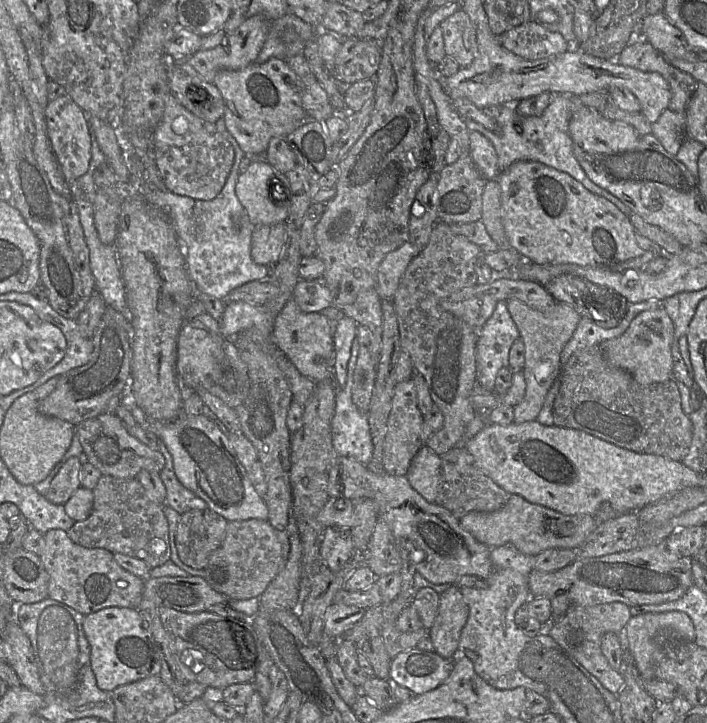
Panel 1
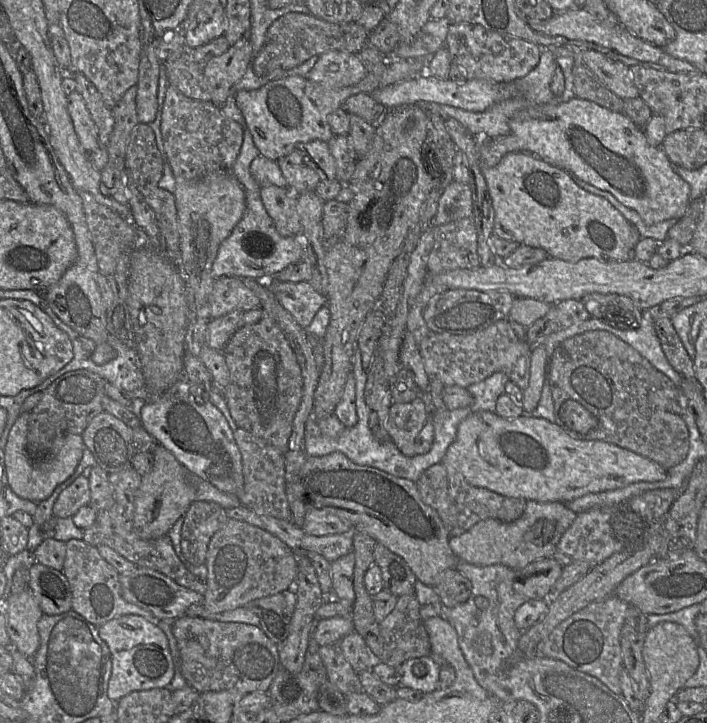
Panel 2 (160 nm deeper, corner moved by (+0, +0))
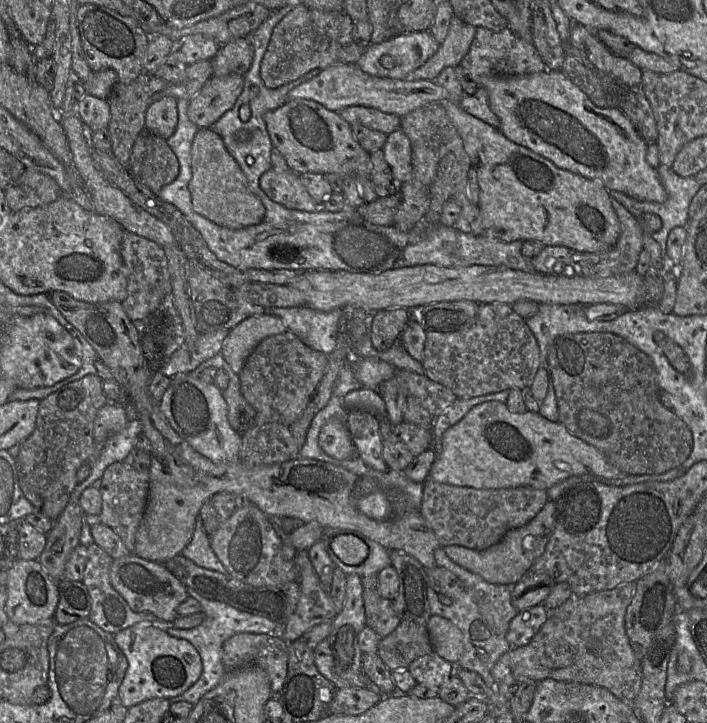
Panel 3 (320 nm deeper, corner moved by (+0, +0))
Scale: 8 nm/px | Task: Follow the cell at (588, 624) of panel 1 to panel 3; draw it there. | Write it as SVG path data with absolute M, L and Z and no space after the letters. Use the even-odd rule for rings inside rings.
M629 582L626 584L622 584L610 590L603 590L599 592L593 592L582 596L572 596L568 599L564 604L559 606L553 611L550 611L548 614L548 618L537 634L532 638L530 643L525 646L518 647L518 648L511 648L509 651L504 653L498 661L495 663L491 670L491 674L497 683L505 683L507 685L518 685L520 682L525 680L534 679L534 680L543 680L545 678L552 678L559 681L573 681L579 683L587 683L597 685L603 688L606 688L609 692L611 692L614 696L618 699L631 702L637 696L638 692L640 691L641 686L641 660L639 660L630 644L629 640L625 631L625 615L629 604L633 598L635 592L636 585L633 582Z

